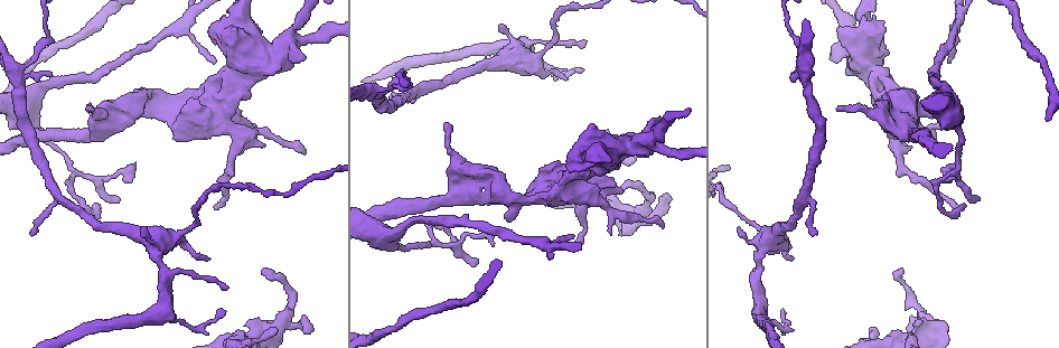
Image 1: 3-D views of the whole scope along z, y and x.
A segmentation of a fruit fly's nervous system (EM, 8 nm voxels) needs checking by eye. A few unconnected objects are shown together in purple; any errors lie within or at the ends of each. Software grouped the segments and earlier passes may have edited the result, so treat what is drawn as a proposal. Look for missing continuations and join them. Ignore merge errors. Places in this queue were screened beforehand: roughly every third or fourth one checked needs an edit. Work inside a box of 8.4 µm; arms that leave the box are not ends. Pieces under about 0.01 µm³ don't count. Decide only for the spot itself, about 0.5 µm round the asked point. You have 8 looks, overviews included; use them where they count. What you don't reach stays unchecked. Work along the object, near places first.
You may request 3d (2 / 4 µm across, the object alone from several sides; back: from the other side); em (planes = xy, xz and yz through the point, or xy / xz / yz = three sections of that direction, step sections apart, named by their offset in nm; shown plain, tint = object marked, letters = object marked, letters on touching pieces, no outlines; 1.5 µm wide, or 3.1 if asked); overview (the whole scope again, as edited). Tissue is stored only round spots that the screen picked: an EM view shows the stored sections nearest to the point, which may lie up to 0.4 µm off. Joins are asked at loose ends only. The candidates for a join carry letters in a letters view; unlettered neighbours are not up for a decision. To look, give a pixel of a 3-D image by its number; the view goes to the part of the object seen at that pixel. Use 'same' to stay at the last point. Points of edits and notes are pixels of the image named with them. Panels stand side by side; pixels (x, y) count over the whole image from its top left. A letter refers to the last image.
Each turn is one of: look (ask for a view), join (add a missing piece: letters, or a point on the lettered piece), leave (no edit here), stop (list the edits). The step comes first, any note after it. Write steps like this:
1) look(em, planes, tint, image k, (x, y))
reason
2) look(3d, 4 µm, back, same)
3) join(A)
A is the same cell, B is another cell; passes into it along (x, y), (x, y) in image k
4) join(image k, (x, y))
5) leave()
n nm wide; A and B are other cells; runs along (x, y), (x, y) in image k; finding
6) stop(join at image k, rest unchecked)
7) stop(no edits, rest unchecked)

look(3d, 4 µm, image 1, (445, 126))
tapers out

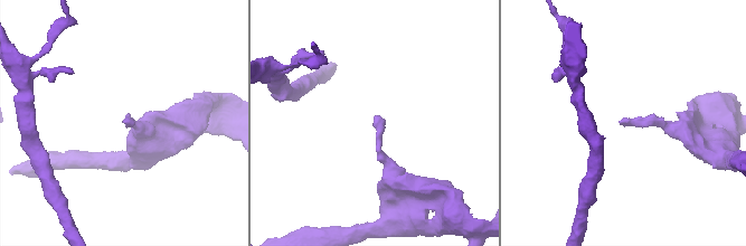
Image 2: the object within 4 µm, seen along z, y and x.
look(em, planes, letters, image 2, (124, 119))

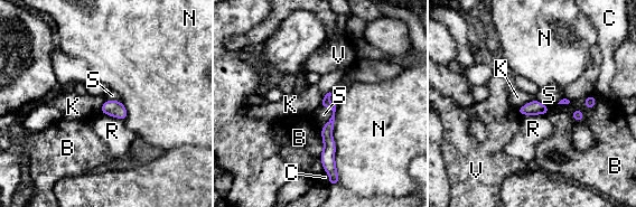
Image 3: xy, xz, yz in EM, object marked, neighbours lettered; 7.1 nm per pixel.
leave()
B, C, K, N, R, S and V are other cells; border along (534, 99), (517, 109) in image 3; no lettered piece goes on from it

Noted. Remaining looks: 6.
look(em, planes, letters, image 1, (32, 234))
thin end

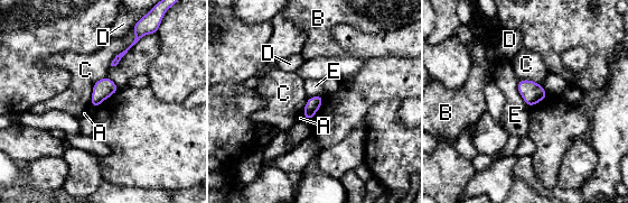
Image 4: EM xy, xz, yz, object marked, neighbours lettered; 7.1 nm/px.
leave()
A, B, C, D and E are other cells; border along (516, 82), (518, 93), (527, 107) in image 4; none of them fits

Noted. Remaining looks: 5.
look(em, planes, letters, image 1, (257, 321))
an open end

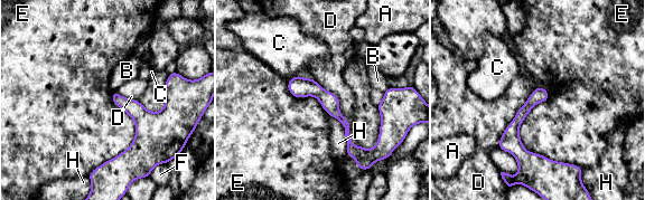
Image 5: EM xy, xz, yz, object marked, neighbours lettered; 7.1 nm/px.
leave()
A, B, C, D, E, F and H are other cells; none of them fits

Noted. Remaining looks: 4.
stop(no edits, rest unchecked)

